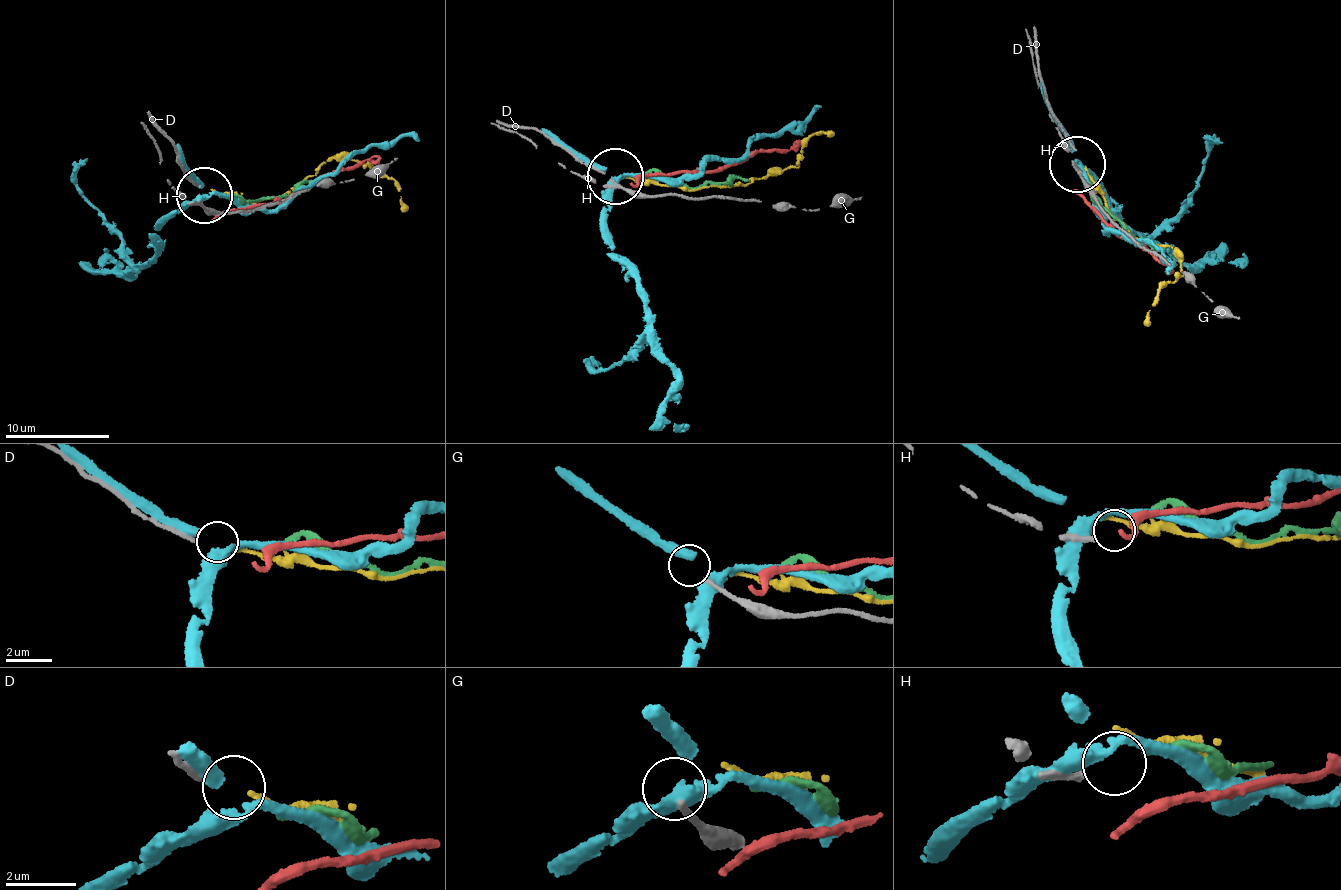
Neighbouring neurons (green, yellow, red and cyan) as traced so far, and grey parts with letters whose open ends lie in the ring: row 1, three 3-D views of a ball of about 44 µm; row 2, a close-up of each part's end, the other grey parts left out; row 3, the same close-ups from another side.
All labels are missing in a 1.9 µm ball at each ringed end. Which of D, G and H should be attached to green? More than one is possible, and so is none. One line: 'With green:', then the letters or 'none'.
With green: H

